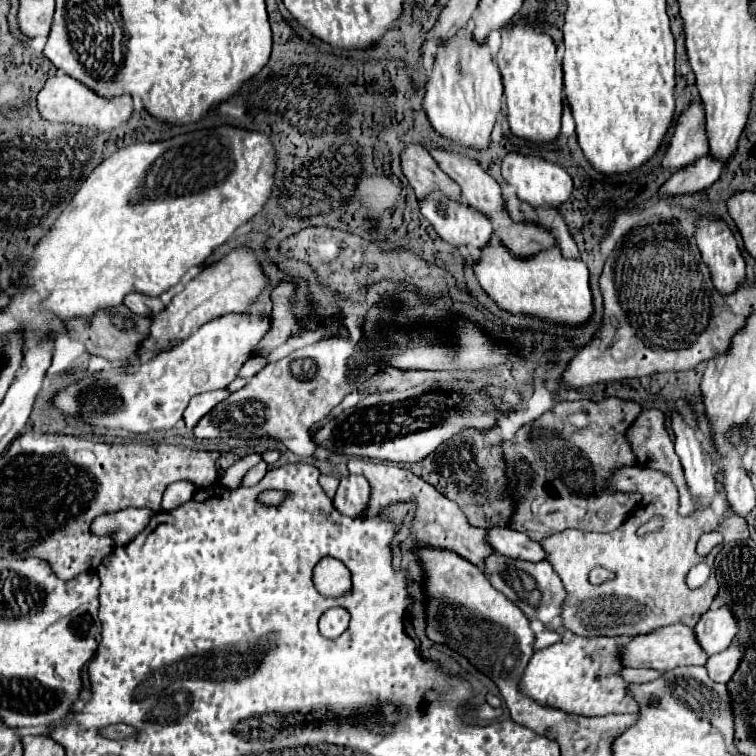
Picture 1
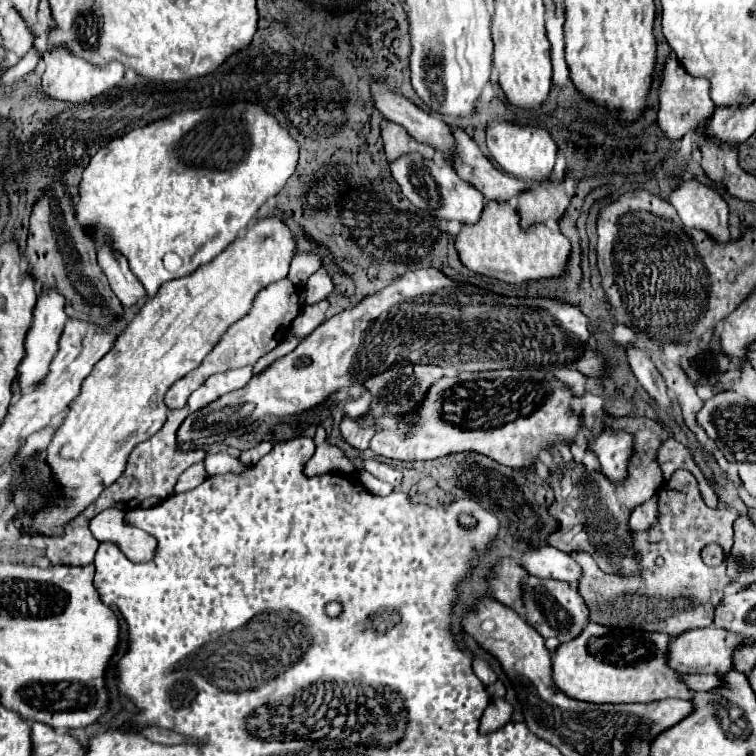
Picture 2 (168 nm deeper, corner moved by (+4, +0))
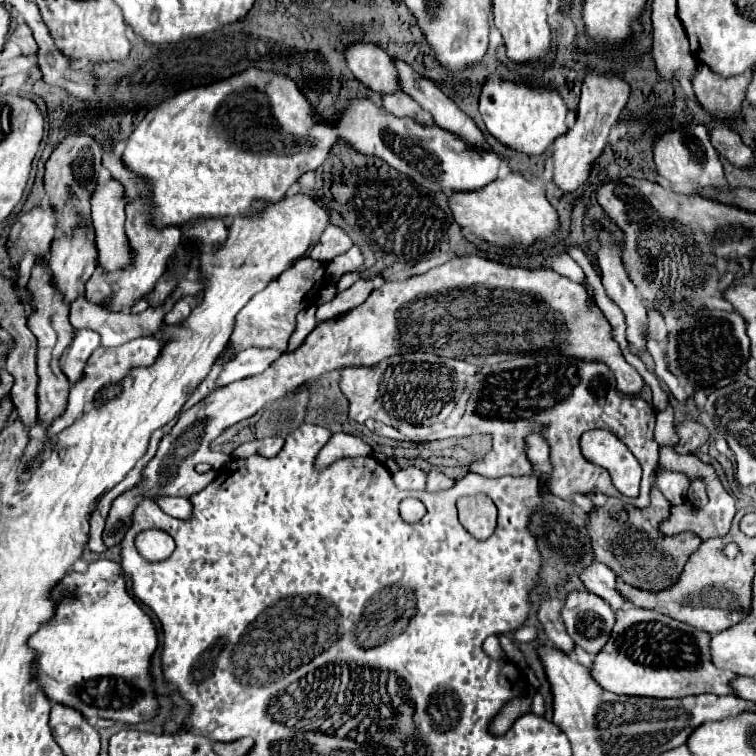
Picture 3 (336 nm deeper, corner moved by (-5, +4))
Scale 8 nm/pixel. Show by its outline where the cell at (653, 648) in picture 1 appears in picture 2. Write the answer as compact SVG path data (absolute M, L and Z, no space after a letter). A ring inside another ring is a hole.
M706 627L706 629L692 629L682 635L678 635L672 641L672 651L668 655L668 665L680 673L714 673L714 675L724 675L732 671L732 657L736 649L744 645L752 645L754 639L750 637L738 637L736 633L730 633L726 629L718 627Z

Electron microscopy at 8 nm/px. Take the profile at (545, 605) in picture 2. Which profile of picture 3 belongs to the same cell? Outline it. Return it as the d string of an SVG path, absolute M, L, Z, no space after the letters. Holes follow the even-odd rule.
M571 591L567 593L561 611L563 625L575 645L591 655L597 653L615 623L615 613L607 601L589 591Z

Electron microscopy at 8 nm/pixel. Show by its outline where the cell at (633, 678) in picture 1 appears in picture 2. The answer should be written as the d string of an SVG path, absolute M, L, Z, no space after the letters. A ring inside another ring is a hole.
M684 675L684 679L692 691L710 691L726 685L724 679L718 675Z

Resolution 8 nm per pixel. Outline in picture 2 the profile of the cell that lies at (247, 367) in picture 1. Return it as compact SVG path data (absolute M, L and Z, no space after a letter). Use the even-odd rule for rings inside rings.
M322 299L322 301L318 301L318 303L314 303L314 305L304 305L304 307L300 309L298 317L294 319L290 331L292 331L294 335L298 335L298 337L310 335L310 333L326 319L328 307L330 307L328 299Z

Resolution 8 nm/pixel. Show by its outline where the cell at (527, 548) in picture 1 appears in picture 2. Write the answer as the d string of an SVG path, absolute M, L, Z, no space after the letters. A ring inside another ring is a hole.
M540 547L540 549L528 551L522 557L522 567L530 575L536 575L542 579L566 581L574 587L578 585L578 581L582 577L580 565L568 553L564 553L556 547Z

